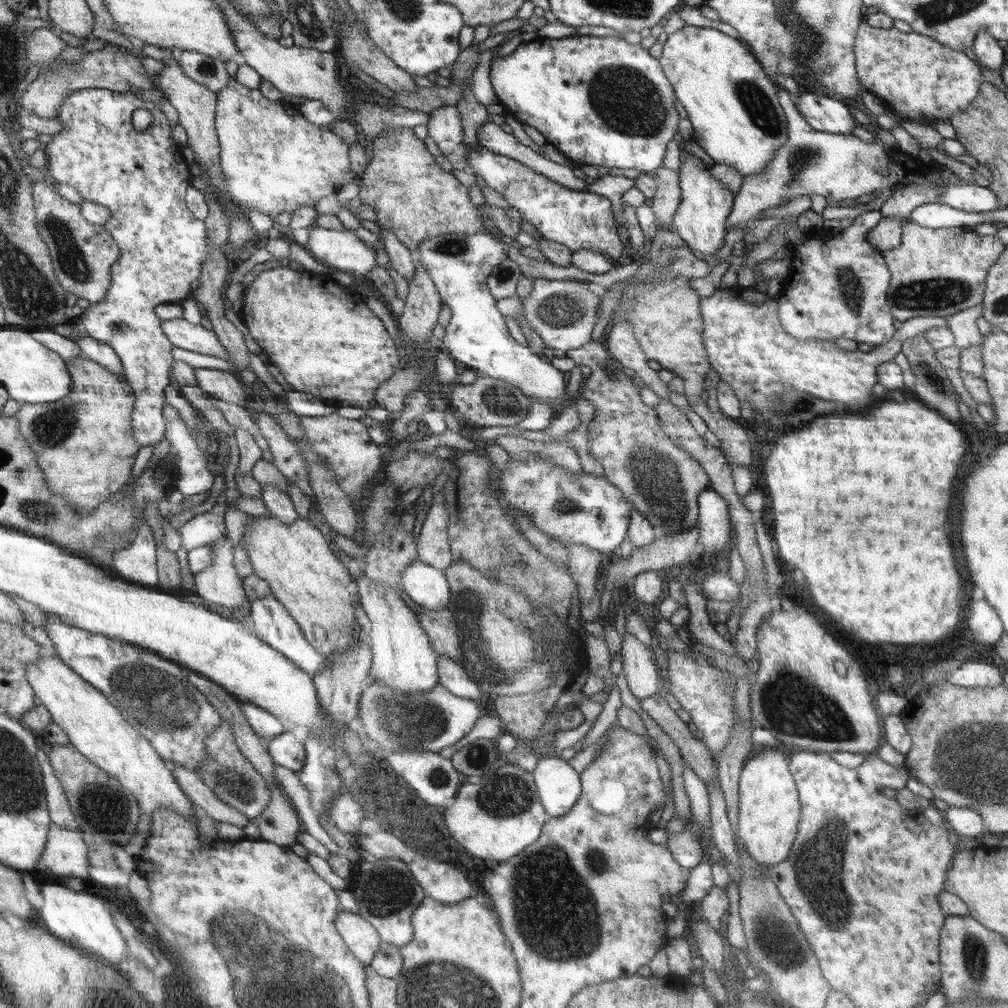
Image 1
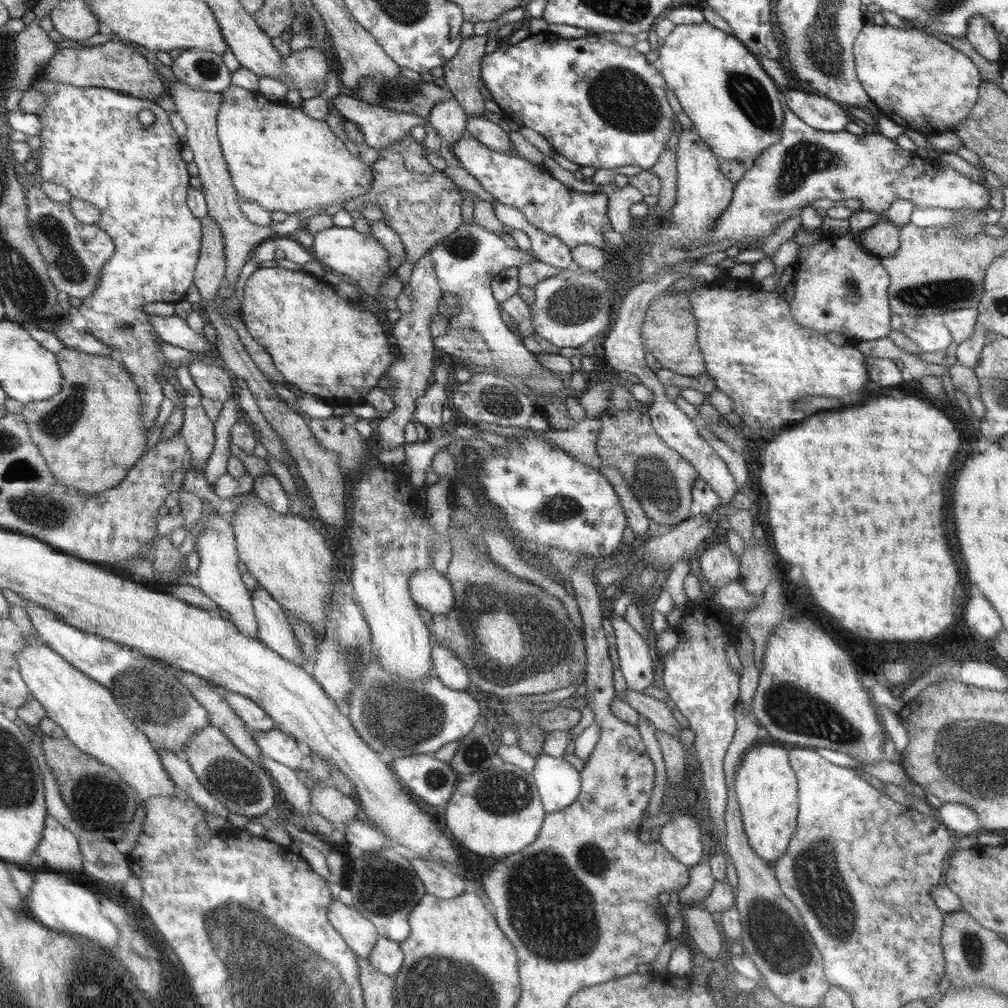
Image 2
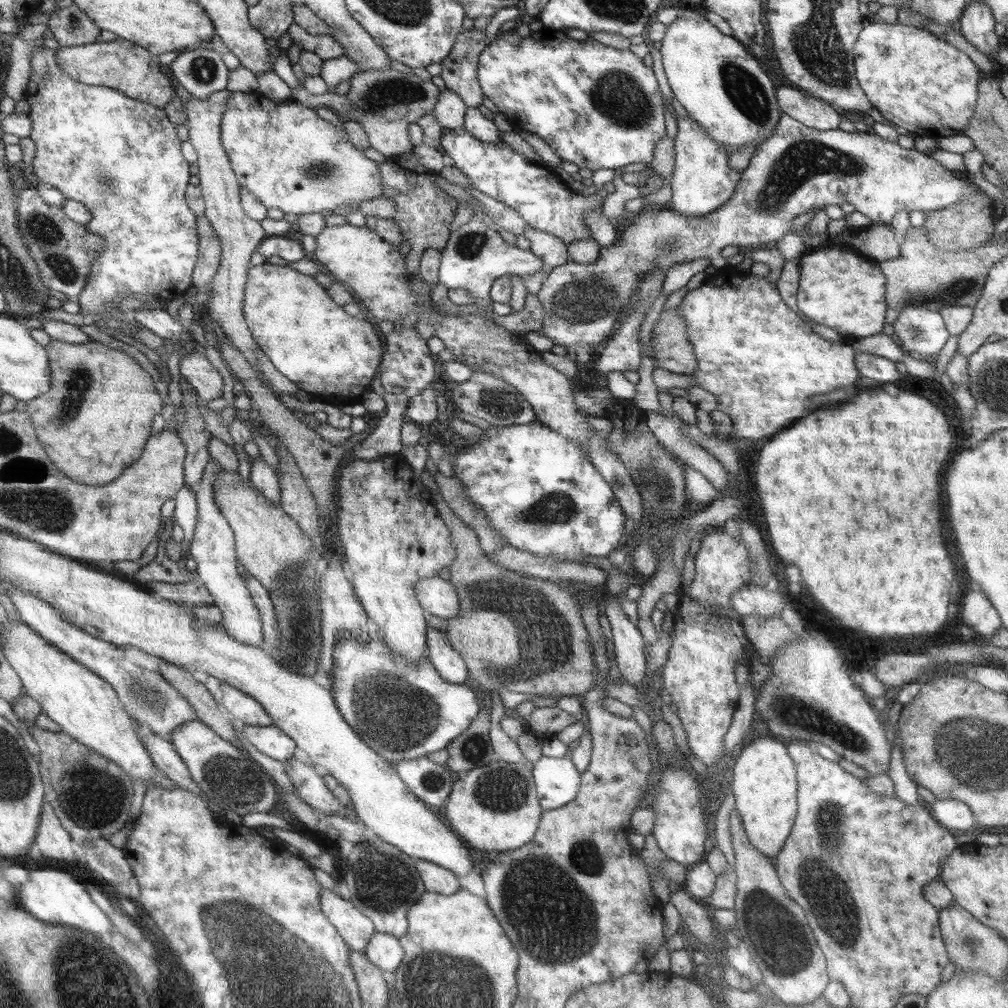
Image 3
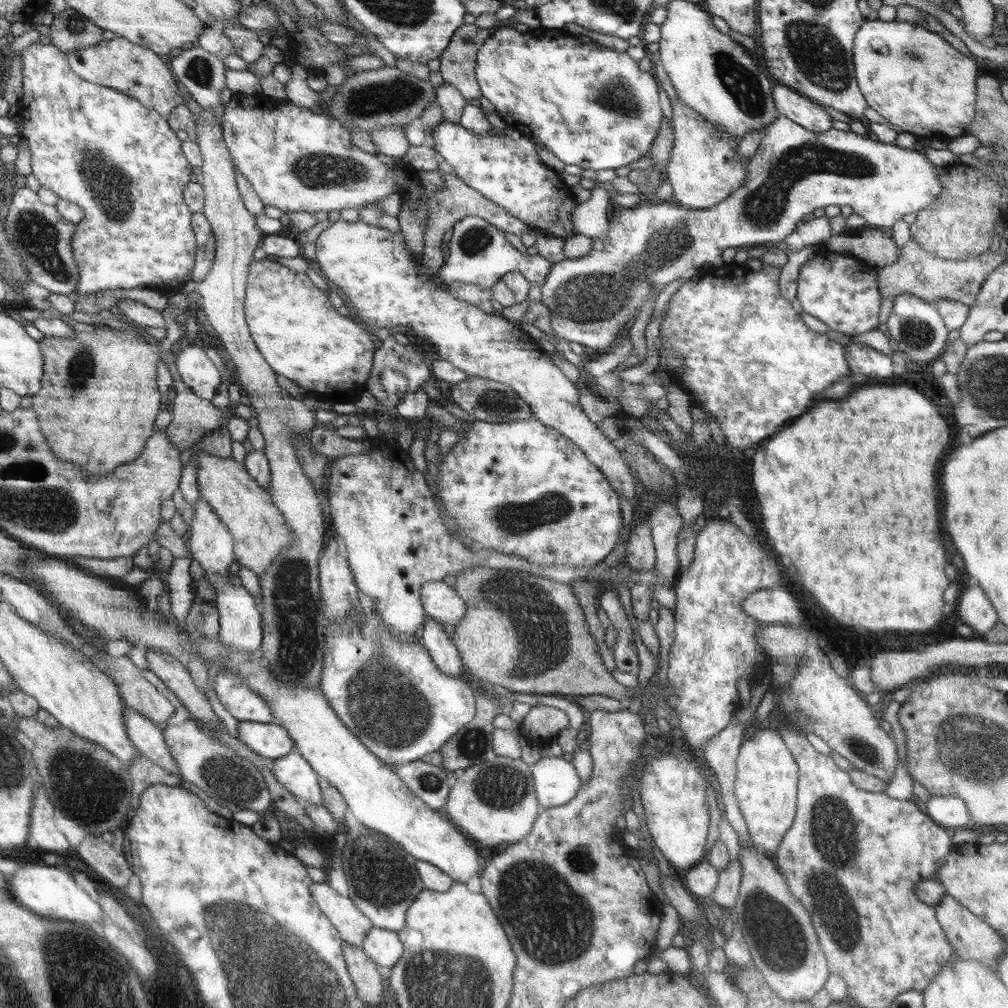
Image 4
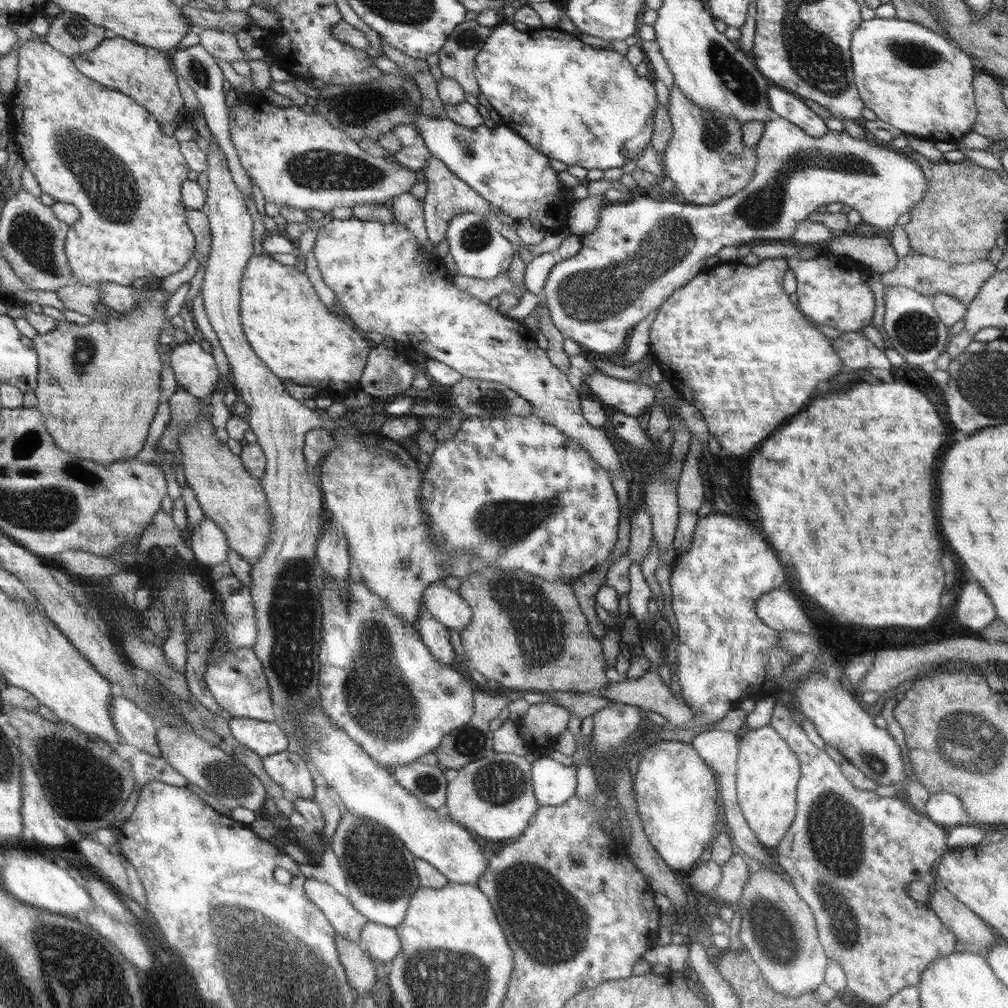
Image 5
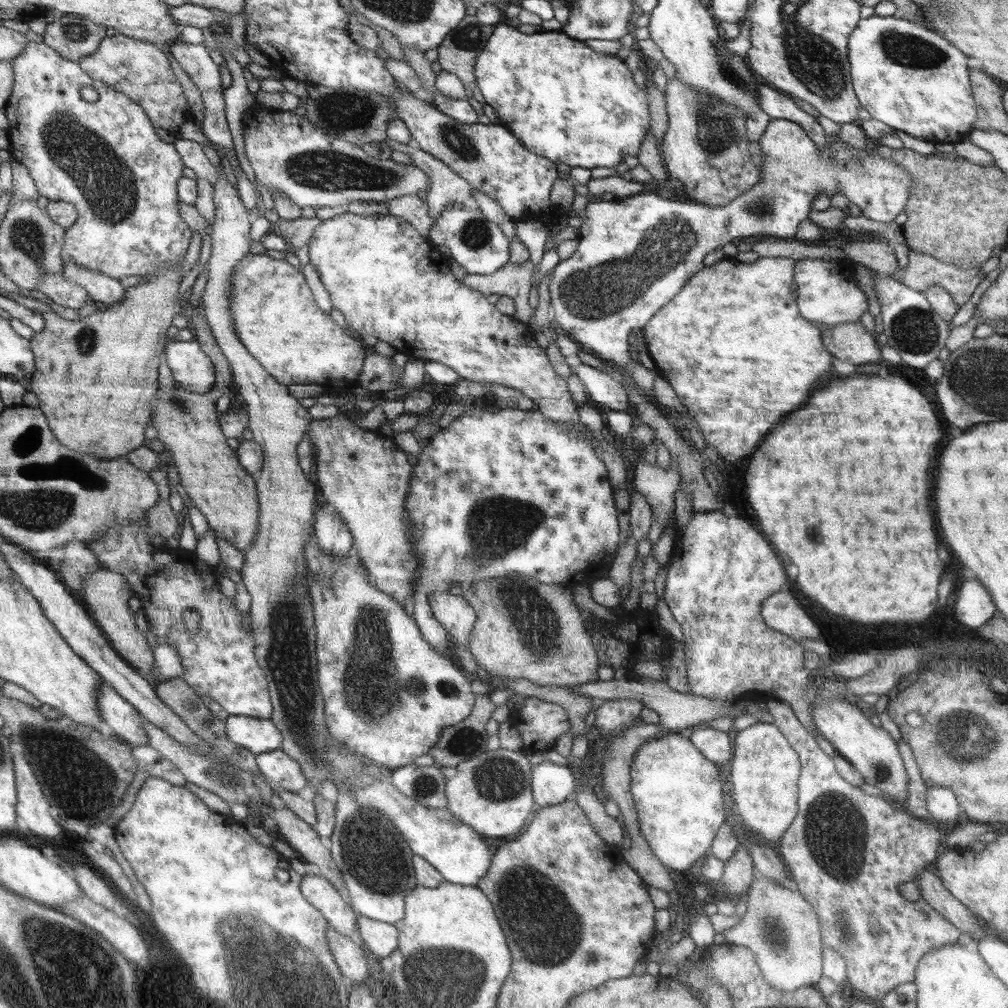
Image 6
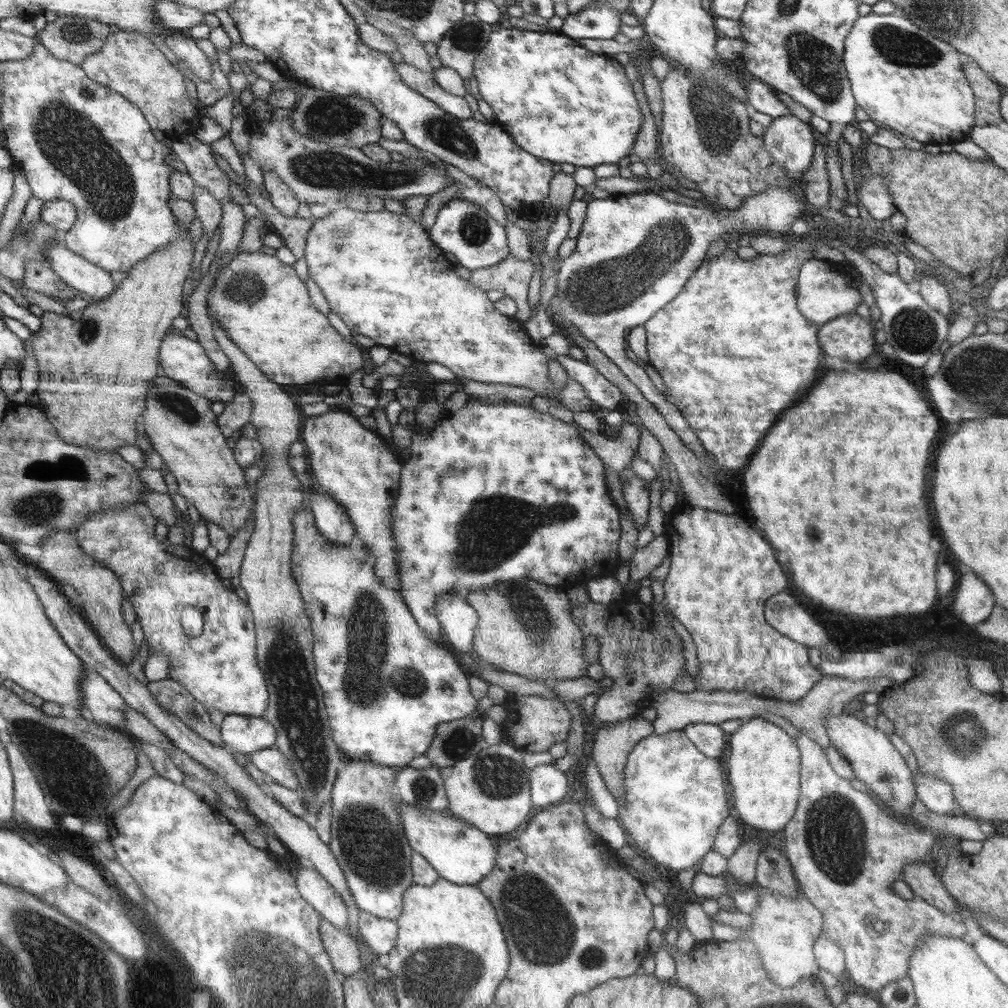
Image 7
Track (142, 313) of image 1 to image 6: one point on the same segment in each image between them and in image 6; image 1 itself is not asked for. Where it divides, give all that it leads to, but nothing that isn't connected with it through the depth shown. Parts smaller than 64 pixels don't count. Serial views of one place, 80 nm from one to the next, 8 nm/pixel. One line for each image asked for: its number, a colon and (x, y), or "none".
2: (92, 143)
3: (120, 157)
4: (93, 146)
5: (88, 145)
6: (104, 157)

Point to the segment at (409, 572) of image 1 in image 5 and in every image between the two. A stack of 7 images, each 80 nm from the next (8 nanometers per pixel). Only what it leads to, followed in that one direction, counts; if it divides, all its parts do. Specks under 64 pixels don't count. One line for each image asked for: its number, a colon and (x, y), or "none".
2: (432, 592)
3: (438, 597)
4: (441, 602)
5: (447, 607)

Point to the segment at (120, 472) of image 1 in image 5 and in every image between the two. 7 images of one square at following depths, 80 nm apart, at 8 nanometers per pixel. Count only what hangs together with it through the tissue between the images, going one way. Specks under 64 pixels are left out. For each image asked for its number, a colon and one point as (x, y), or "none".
2: (92, 433)
3: (94, 421)
4: (98, 403)
5: (97, 387)

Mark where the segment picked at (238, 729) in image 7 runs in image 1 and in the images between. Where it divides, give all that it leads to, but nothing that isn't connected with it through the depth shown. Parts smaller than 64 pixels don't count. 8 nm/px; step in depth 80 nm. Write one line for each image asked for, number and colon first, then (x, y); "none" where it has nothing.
1: (286, 750)
2: (275, 744)
3: (272, 741)
4: (271, 740)
5: (263, 738)
6: (257, 735)

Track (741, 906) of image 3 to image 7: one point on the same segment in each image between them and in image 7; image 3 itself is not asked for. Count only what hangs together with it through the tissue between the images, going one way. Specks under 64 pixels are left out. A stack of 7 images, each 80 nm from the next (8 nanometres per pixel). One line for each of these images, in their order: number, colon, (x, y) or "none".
4: (776, 926)
5: (779, 930)
6: (781, 928)
7: (784, 929)

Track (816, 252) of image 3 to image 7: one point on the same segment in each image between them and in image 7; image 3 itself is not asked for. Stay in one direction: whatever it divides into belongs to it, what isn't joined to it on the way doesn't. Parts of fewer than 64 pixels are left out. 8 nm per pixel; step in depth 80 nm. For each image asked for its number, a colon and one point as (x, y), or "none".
4: (840, 290)
5: (832, 290)
6: (828, 293)
7: (824, 294)

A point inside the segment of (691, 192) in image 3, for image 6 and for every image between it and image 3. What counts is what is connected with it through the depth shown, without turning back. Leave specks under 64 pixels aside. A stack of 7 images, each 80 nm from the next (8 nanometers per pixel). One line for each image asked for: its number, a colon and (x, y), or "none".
4: (705, 168)
5: (706, 158)
6: (706, 148)

